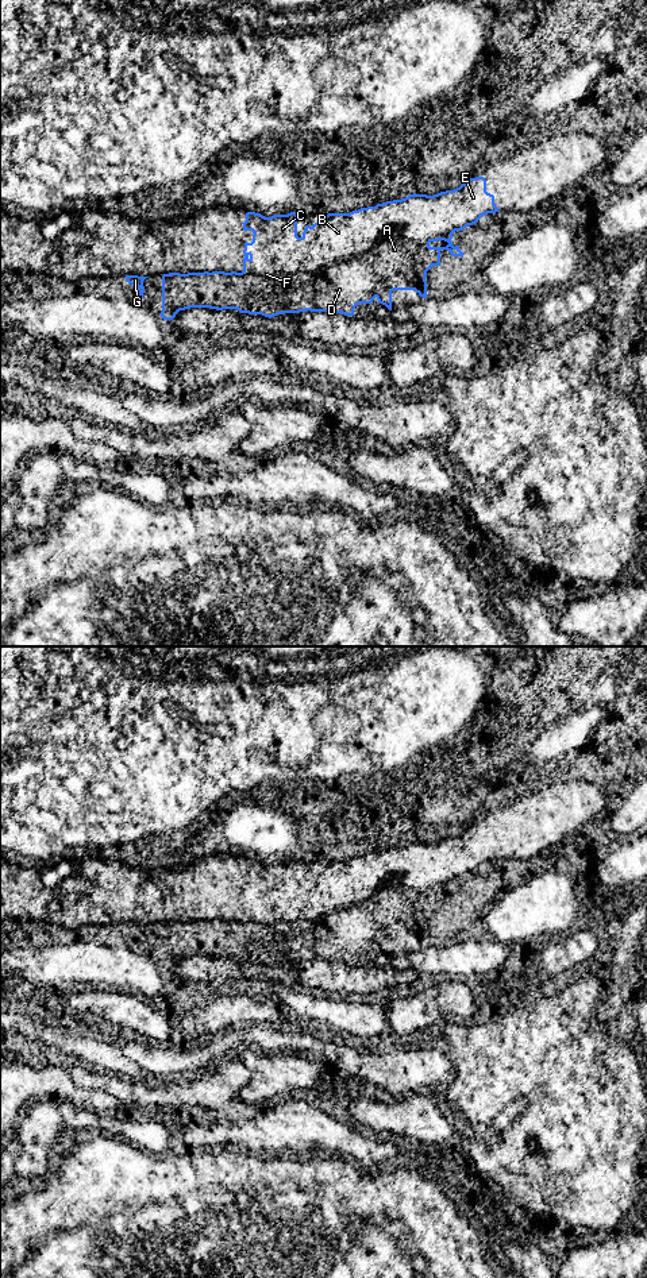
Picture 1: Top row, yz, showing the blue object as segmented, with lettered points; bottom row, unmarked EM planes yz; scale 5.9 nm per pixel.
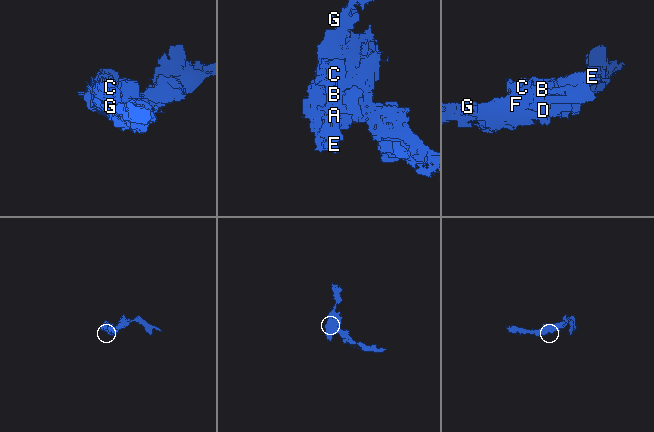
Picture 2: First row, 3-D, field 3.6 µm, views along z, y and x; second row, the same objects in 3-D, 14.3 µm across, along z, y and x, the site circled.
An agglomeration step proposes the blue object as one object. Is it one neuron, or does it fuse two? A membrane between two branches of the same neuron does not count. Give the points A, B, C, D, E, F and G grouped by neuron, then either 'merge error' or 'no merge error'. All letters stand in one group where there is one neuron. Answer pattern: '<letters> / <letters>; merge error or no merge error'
A D G / B C E F; merge error

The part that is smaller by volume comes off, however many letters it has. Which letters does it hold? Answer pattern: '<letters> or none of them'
B, C, E, F

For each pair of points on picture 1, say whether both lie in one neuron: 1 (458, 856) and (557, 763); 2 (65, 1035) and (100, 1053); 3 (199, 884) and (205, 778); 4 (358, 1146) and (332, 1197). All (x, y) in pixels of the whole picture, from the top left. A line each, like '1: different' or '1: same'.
1: different
2: same
3: different
4: different

